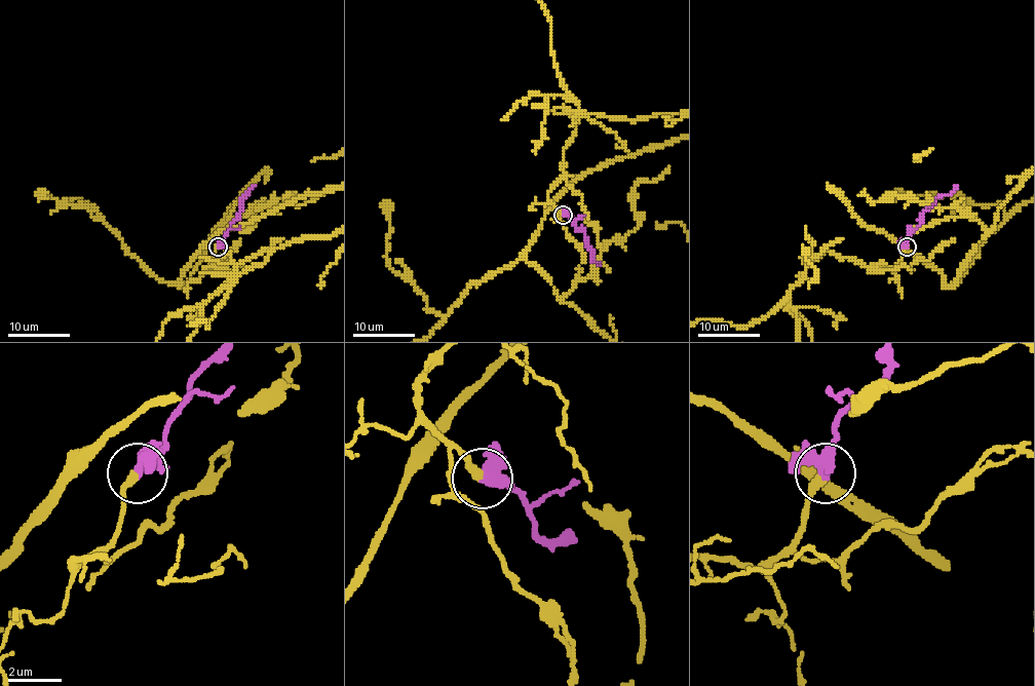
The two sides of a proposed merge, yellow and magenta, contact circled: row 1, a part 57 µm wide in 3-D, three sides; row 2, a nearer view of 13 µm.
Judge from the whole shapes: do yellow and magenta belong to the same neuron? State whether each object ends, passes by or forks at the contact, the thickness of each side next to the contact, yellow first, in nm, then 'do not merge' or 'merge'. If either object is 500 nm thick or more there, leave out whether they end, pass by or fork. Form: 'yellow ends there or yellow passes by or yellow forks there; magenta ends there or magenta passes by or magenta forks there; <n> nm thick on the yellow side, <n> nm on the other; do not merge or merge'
yellow ends there; magenta passes by; 320 nm thick on the yellow side, 400 nm on the other; merge

